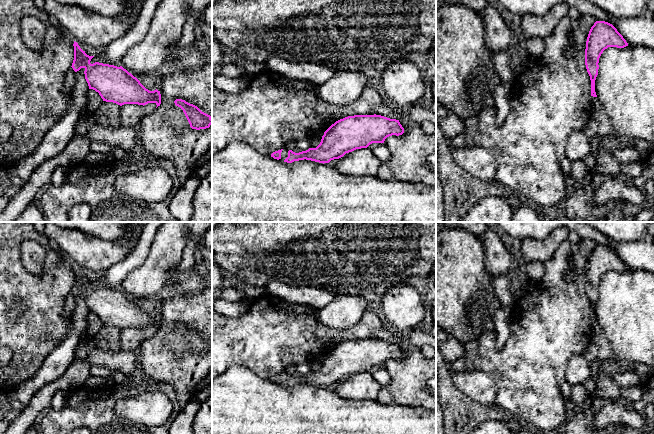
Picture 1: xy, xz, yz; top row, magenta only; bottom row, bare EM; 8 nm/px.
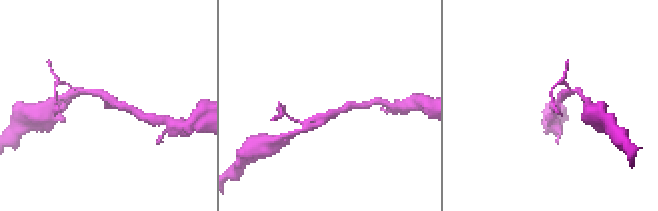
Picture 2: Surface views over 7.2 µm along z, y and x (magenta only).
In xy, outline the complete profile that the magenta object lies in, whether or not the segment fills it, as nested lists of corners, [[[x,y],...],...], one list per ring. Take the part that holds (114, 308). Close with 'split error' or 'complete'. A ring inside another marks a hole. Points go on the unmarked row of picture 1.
[[[74,265],[74,284],[72,292],[75,296],[84,292],[85,303],[89,313],[99,317],[103,325],[113,326],[120,330],[124,328],[146,329],[161,328],[161,318],[157,313],[149,315],[140,305],[122,290],[90,287],[94,280],[89,280]]]; complete

